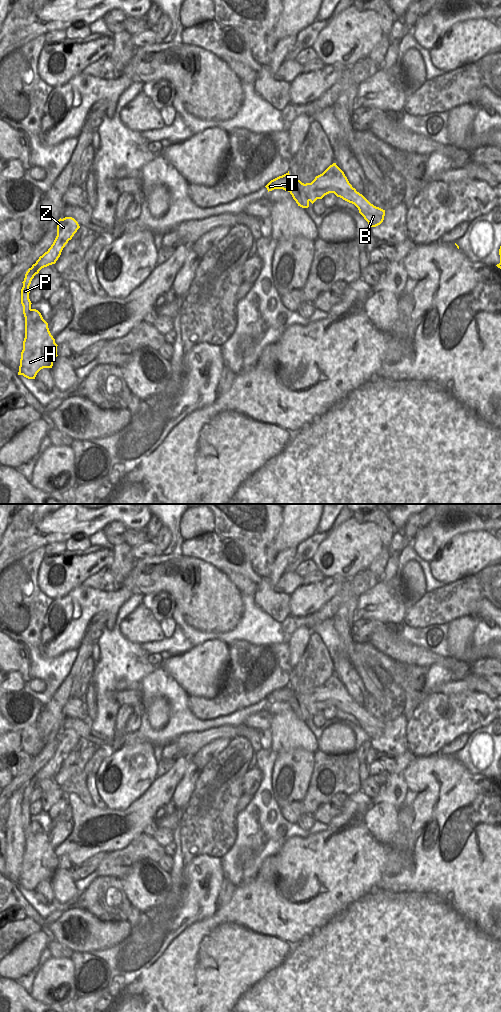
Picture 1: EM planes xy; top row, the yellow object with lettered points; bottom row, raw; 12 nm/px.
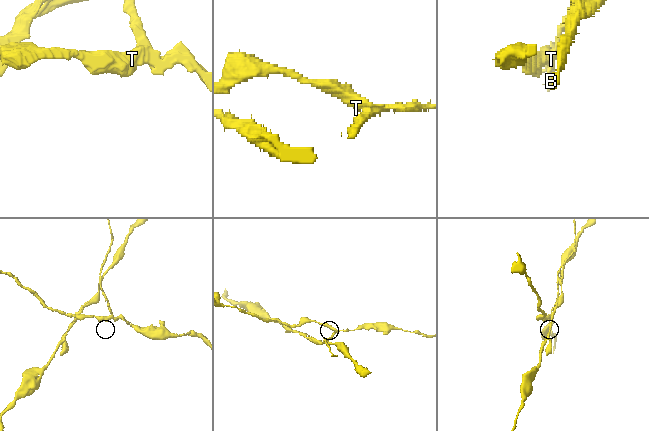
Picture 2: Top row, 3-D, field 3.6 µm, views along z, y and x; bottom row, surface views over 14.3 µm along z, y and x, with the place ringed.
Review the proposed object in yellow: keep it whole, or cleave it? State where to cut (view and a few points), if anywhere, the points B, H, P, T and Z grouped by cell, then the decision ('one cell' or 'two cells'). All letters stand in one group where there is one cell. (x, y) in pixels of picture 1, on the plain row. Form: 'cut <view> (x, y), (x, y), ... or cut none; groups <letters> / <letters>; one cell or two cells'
cut xy (289, 700), (296, 696), (309, 712); groups B T / H P Z; two cells

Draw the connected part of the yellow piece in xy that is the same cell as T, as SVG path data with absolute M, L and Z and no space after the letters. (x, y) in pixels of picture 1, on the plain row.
M333 675L322 686L316 688L311 695L302 695L292 689L288 683L286 686L271 692L265 699L268 704L274 701L283 701L290 704L290 700L294 696L303 702L312 716L317 711L322 711L325 707L334 705L337 709L354 716L370 739L376 739L384 732L385 722L374 718L362 706L357 704L336 675Z

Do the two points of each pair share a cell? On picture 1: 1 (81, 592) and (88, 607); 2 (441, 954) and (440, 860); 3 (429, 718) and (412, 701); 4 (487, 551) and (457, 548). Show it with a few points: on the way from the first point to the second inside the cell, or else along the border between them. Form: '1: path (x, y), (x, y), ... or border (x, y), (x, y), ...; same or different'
1: path (81, 596), (81, 600), (84, 603); same
2: path (441, 931), (441, 919), (420, 898), (428, 883); same
3: border (423, 698), (407, 721); different
4: path (480, 551), (464, 551); same

